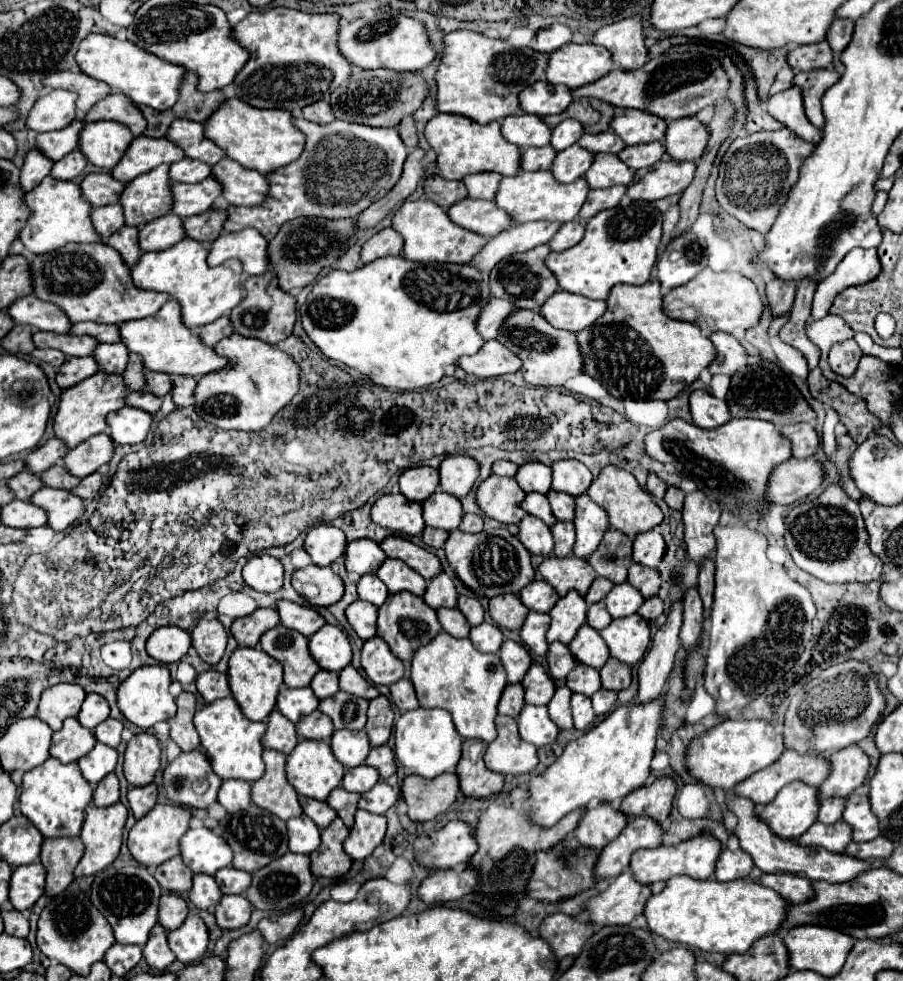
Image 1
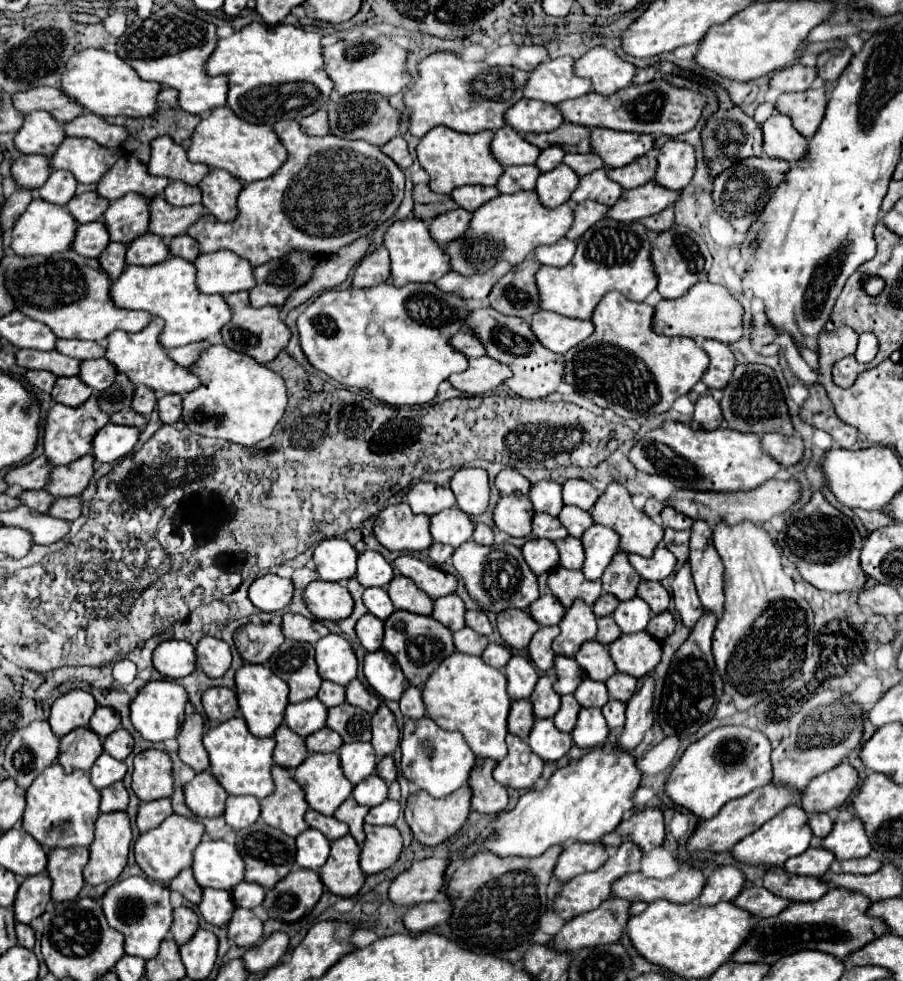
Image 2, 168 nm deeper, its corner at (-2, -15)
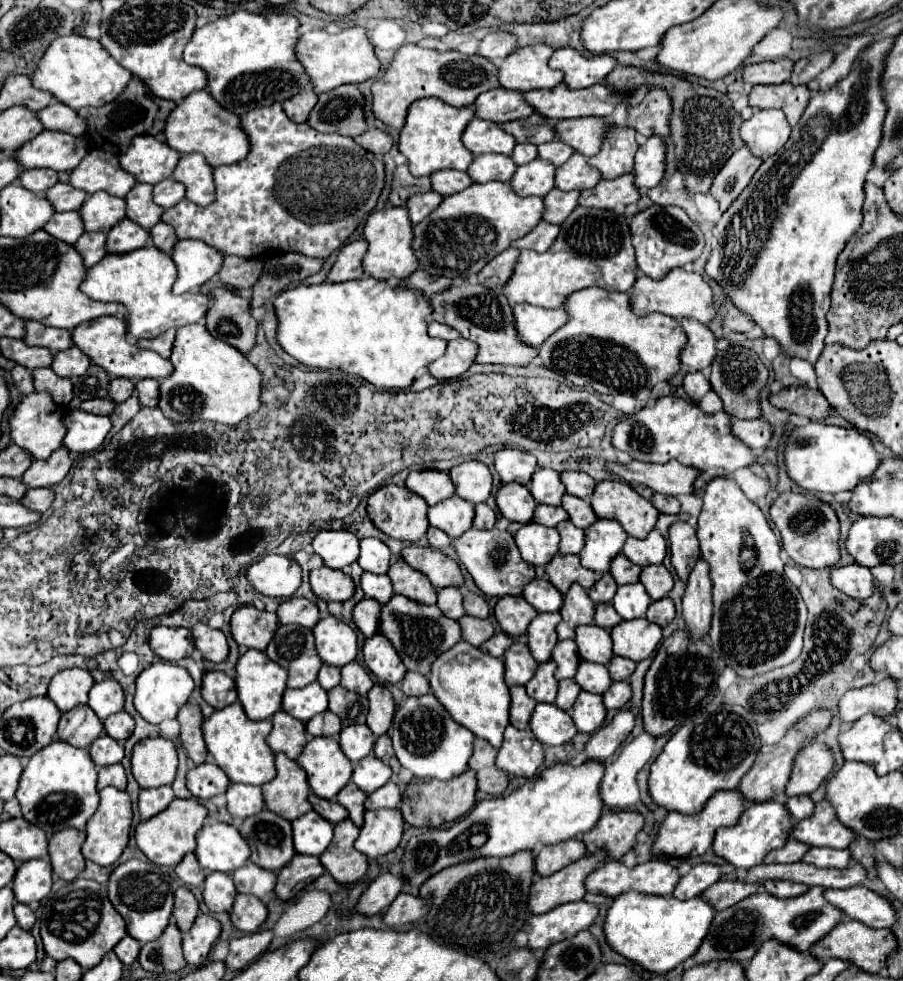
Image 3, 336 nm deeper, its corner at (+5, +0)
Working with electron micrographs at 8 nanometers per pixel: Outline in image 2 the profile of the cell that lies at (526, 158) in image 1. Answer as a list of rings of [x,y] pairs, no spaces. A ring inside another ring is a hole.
[[[511,166],[505,168],[503,176],[497,182],[497,190],[501,194],[515,194],[521,190],[533,190],[535,180],[541,176],[539,168],[533,166]]]

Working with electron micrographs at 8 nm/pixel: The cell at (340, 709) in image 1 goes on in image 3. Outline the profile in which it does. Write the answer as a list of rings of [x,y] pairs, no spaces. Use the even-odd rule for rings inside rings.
[[[338,685],[328,691],[328,697],[330,697],[328,709],[342,719],[344,727],[354,725],[354,723],[366,723],[368,699],[364,695],[352,693],[352,691]]]

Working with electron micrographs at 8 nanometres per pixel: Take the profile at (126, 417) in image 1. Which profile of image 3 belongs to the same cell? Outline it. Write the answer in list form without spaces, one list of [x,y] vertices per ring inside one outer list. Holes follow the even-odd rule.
[[[72,409],[68,417],[64,417],[64,427],[68,429],[64,435],[64,447],[70,453],[88,453],[104,443],[112,423],[108,417],[94,417],[92,413]]]

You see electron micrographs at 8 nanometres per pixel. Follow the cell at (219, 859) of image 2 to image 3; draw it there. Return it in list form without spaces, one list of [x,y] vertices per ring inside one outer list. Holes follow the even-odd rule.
[[[208,821],[196,835],[196,857],[206,873],[232,873],[250,859],[250,849],[234,825]]]

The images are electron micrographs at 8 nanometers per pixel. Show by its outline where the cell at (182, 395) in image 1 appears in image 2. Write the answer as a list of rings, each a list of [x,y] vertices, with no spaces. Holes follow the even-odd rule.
[[[165,394],[159,398],[157,408],[159,408],[159,416],[163,420],[163,424],[173,424],[181,420],[181,406],[183,406],[183,398],[179,394]]]

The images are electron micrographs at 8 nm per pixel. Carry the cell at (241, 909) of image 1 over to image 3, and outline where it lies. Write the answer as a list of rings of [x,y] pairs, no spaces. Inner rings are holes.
[[[238,895],[230,911],[232,923],[244,933],[254,933],[268,917],[268,907],[254,895]]]

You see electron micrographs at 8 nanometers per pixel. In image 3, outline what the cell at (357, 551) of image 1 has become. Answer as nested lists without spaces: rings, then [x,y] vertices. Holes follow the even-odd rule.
[[[362,539],[358,563],[364,571],[386,573],[390,567],[390,549],[380,539]]]

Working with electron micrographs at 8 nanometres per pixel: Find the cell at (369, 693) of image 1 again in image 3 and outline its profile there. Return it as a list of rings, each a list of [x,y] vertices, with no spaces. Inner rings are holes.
[[[352,661],[352,663],[342,667],[342,681],[340,681],[340,685],[344,689],[348,689],[348,691],[366,695],[372,689],[374,681],[372,681],[368,671],[358,661]]]

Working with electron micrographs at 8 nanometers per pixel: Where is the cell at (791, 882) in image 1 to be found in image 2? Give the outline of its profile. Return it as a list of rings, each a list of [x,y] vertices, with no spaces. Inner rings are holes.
[[[745,888],[733,902],[735,906],[755,914],[757,918],[767,918],[767,916],[775,916],[779,912],[783,912],[783,908],[787,908],[787,904],[791,904],[791,900],[783,900],[781,896],[771,896],[771,892],[767,892],[767,888]]]

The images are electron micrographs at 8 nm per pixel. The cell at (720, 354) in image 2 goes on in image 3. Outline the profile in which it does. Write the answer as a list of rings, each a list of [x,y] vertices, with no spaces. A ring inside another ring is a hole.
[[[682,319],[680,327],[688,339],[684,349],[680,351],[680,363],[688,365],[692,371],[710,367],[716,357],[716,337],[712,335],[712,331],[704,323],[692,319]]]

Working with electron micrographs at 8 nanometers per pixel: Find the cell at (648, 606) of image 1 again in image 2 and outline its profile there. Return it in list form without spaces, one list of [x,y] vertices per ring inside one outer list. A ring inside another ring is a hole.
[[[669,612],[655,614],[647,624],[647,632],[657,640],[663,640],[665,636],[669,636],[673,632],[673,628],[675,628],[675,620]]]

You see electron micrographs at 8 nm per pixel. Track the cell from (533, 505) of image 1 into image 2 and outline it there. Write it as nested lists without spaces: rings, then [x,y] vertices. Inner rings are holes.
[[[535,514],[533,516],[533,536],[537,538],[547,538],[547,540],[559,540],[567,536],[565,526],[547,514]]]

